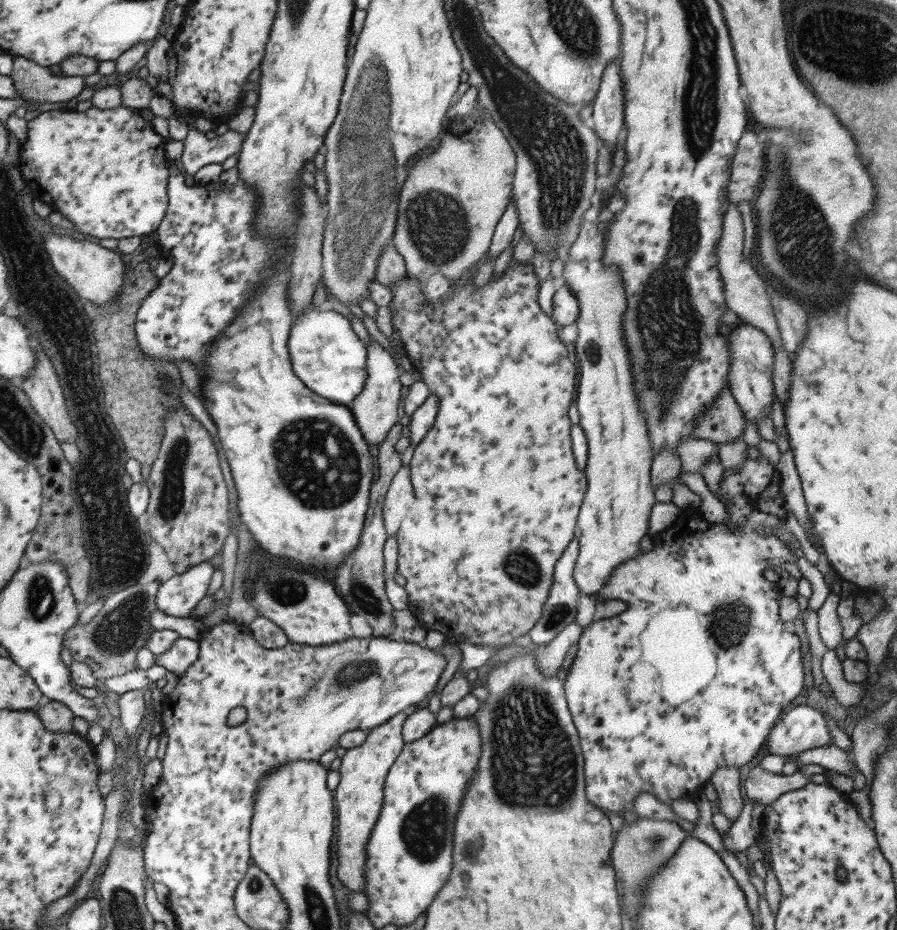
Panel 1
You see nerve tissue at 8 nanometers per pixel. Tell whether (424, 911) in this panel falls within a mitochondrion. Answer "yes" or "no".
no

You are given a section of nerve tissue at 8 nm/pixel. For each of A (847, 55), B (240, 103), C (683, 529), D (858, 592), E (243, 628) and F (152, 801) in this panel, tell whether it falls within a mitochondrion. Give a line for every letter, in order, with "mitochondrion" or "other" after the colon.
A: mitochondrion
B: other
C: other
D: other
E: other
F: other

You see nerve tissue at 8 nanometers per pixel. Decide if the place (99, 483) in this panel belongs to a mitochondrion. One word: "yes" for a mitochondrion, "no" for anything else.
yes

